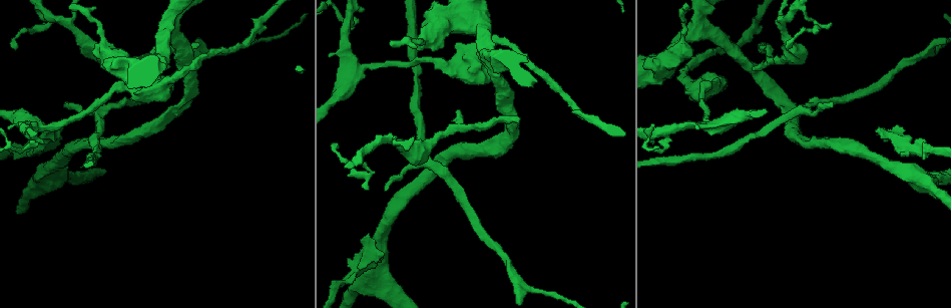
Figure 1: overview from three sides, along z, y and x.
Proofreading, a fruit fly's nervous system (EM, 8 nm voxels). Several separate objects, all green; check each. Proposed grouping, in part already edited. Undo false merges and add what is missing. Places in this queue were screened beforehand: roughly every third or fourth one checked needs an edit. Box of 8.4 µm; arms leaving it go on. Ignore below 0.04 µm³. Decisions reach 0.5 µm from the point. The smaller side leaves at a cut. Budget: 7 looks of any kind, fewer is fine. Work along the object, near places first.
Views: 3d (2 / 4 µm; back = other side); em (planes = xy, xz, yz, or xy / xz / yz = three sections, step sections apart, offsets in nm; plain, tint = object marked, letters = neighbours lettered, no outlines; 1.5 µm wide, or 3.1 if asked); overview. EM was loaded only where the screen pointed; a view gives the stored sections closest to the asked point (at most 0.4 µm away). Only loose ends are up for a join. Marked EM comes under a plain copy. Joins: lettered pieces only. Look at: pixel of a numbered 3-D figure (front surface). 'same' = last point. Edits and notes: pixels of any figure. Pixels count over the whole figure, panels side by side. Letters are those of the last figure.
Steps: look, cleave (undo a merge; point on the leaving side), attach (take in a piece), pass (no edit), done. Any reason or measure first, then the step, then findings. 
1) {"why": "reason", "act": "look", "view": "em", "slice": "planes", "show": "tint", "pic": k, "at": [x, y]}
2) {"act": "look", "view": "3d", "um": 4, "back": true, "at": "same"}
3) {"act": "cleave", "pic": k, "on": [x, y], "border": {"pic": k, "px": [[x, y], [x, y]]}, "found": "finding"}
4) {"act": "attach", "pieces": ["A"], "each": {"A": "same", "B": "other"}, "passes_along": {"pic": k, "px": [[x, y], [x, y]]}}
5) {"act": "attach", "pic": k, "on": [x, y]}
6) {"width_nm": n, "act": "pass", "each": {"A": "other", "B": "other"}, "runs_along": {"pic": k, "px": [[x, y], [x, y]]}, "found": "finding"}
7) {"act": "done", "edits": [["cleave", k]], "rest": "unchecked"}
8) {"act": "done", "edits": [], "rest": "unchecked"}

{"act": "look", "view": "3d", "um": 2, "pic": 1, "at": [684, 80]}

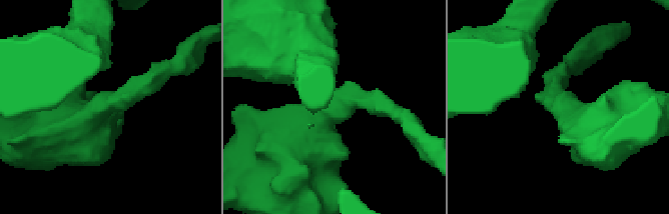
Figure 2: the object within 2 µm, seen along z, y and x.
{"act": "look", "view": "em", "slice": "xy", "step": 4, "show": "tint", "pic": 2, "at": [123, 102]}

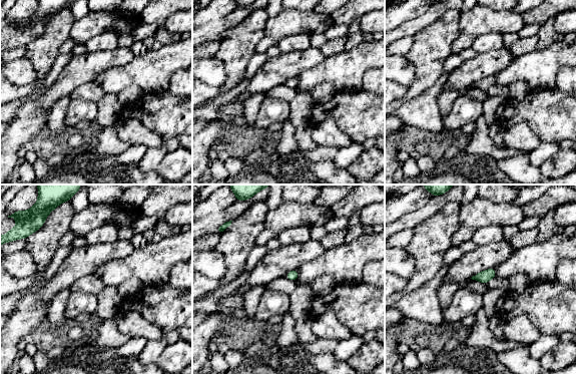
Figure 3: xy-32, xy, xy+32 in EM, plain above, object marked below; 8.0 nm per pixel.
{"why": "another direction", "act": "look", "view": "em", "slice": "planes", "show": "letters", "at": "same"}

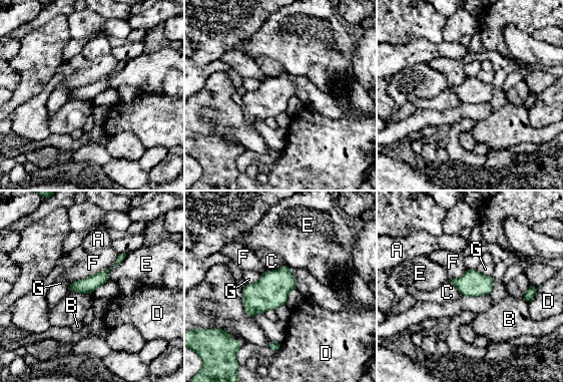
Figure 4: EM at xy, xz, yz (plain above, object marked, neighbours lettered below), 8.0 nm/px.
{"act": "pass", "each": {"A": "other", "B": "other", "C": "other", "D": "other", "E": "other", "F": "other", "G": "other"}, "found": "continuous, no second cell"}

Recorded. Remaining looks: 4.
{"why": "thin end", "act": "look", "view": "em", "slice": "planes", "show": "letters", "pic": 1, "at": [766, 44]}

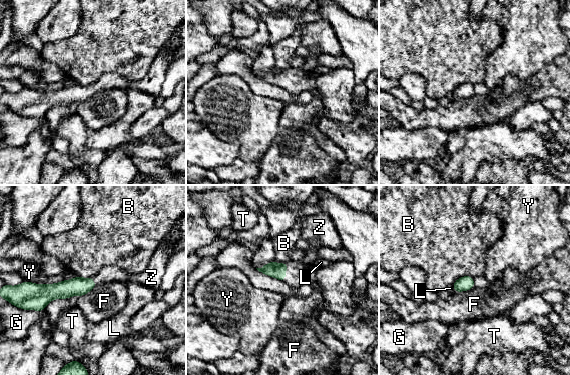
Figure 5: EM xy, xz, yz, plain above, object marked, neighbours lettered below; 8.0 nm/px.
{"width_nm": 120, "act": "pass", "each": {"B": "other", "F": "other", "G": "other", "L": "other", "T": "other", "Y": "other", "Z": "other"}, "border": {"pic": 5, "px": [[473, 286], [467, 290], [454, 291]]}, "found": "none of them fits"}

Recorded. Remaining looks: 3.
{"why": "branch stops here", "act": "look", "view": "em", "slice": "xy", "step": 4, "show": "letters", "pic": 1, "at": [42, 23]}

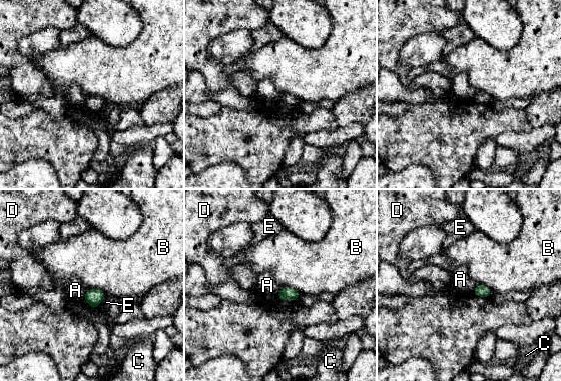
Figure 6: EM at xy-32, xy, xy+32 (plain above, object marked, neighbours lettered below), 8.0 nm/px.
{"act": "look", "view": "em", "slice": "planes", "show": "letters", "at": "same"}

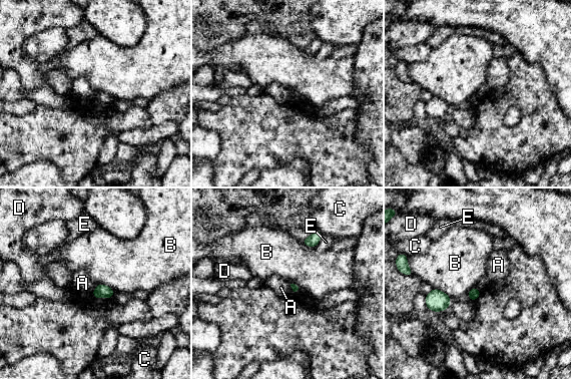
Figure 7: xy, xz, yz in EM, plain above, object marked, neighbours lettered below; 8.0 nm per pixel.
{"act": "pass", "each": {"A": "other", "B": "other", "C": "other", "D": "other", "E": "other"}, "border": {"pic": 7, "px": [[97, 285], [90, 294]]}, "found": "none of them fits"}

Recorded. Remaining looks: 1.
{"act": "done", "edits": [], "rest": "unchecked"}

